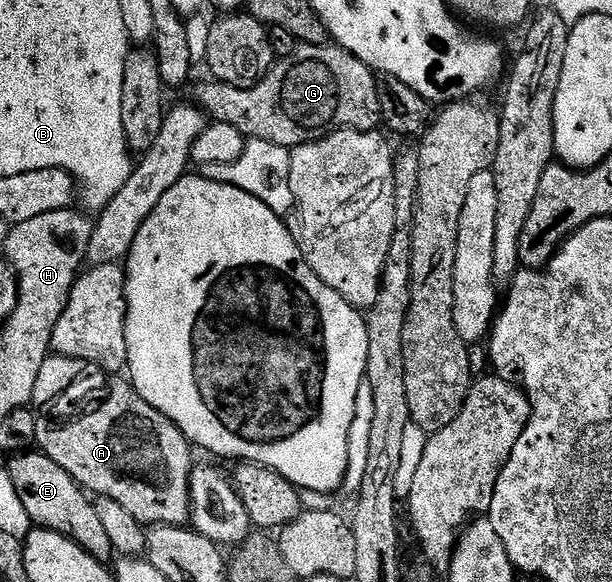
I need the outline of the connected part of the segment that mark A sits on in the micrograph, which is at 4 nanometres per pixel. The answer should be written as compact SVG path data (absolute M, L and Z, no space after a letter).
M111 379L109 388L106 401L95 412L83 411L74 428L66 428L66 432L42 432L42 441L37 447L82 485L87 493L120 502L120 506L124 506L124 510L128 510L128 514L144 526L185 525L190 520L190 473L196 467L194 456L190 453L190 441L167 416L140 398L129 379Z

